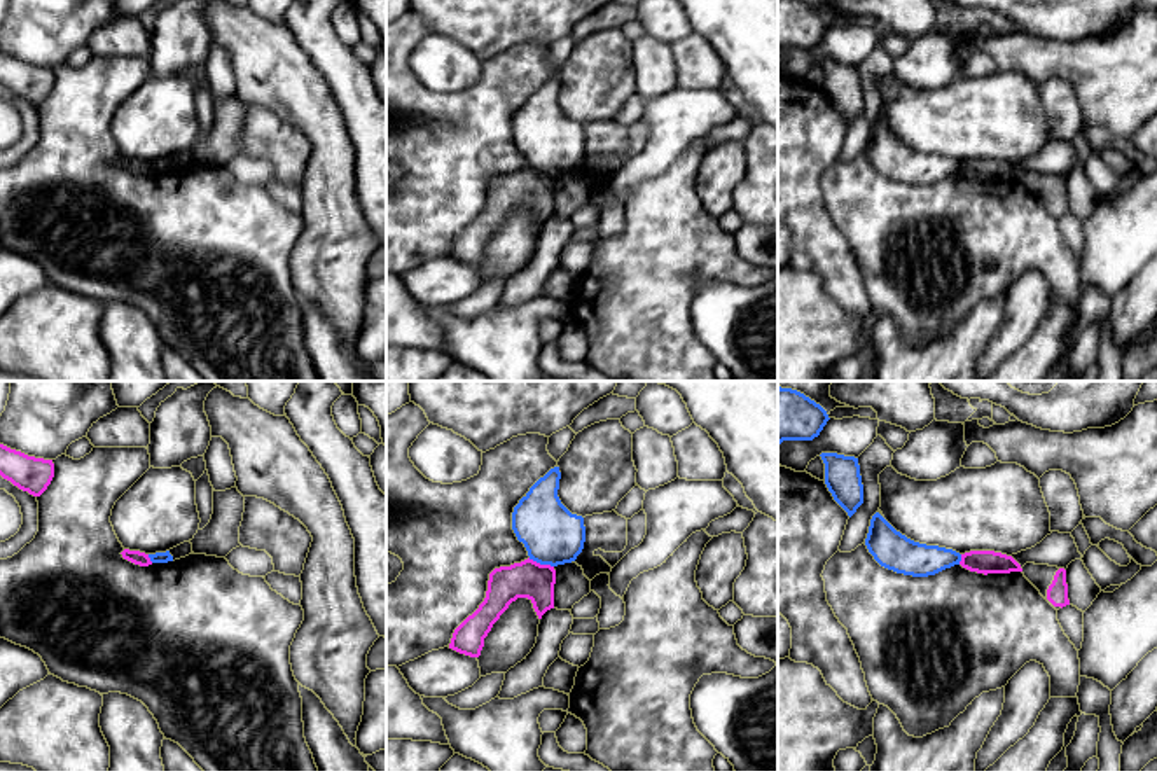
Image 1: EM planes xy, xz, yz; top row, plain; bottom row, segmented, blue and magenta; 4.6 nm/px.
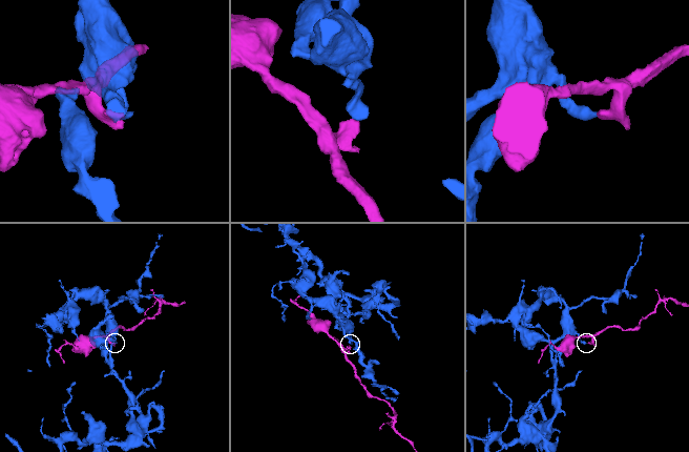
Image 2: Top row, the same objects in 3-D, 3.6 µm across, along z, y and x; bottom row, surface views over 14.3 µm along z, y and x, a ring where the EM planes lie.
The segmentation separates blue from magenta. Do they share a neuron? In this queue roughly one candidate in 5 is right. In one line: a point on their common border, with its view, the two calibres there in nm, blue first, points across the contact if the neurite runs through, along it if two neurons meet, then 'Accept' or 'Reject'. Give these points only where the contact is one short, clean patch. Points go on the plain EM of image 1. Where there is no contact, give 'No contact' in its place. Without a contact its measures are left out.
Touches blue at xz (540, 172). Thickness 280 nm (blue) against 180 nm. Boundary: xz (528, 166), (553, 175). Reject

